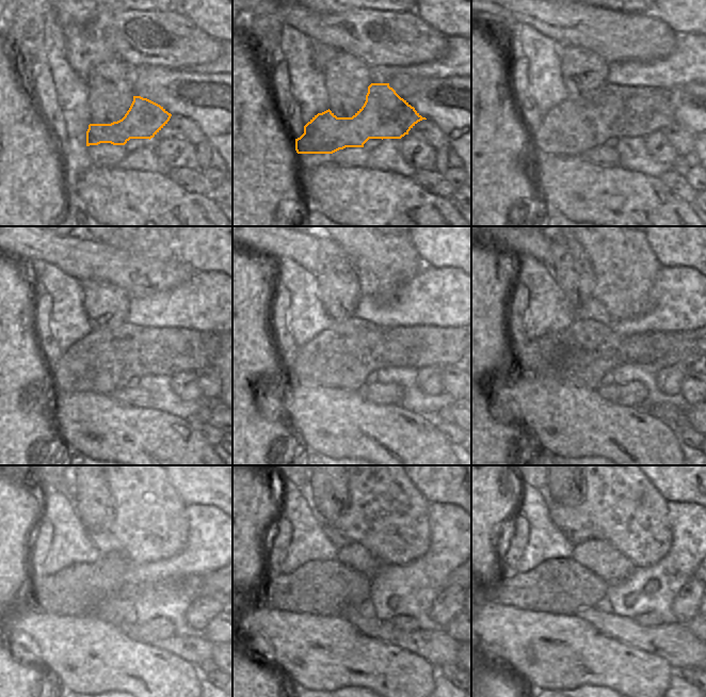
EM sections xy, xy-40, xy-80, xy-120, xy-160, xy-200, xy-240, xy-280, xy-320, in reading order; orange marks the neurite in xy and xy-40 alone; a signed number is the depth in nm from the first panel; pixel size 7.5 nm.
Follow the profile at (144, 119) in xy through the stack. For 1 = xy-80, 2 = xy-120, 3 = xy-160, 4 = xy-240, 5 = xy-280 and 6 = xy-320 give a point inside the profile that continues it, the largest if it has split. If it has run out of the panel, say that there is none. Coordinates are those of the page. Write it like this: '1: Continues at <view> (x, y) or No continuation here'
1: Continues at xy-80 (572, 127)
2: Continues at xy-120 (106, 360)
3: Continues at xy-160 (341, 357)
4: Continues at xy-240 (98, 590)
5: Continues at xy-280 (326, 587)
6: Continues at xy-320 (556, 586)

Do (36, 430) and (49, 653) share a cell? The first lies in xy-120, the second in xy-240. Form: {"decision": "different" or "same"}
{"decision": "different"}

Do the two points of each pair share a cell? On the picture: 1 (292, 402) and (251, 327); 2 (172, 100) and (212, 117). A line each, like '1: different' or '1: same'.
1: different
2: same

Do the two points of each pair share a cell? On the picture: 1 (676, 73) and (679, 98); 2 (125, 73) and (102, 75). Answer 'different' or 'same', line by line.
1: different
2: same

